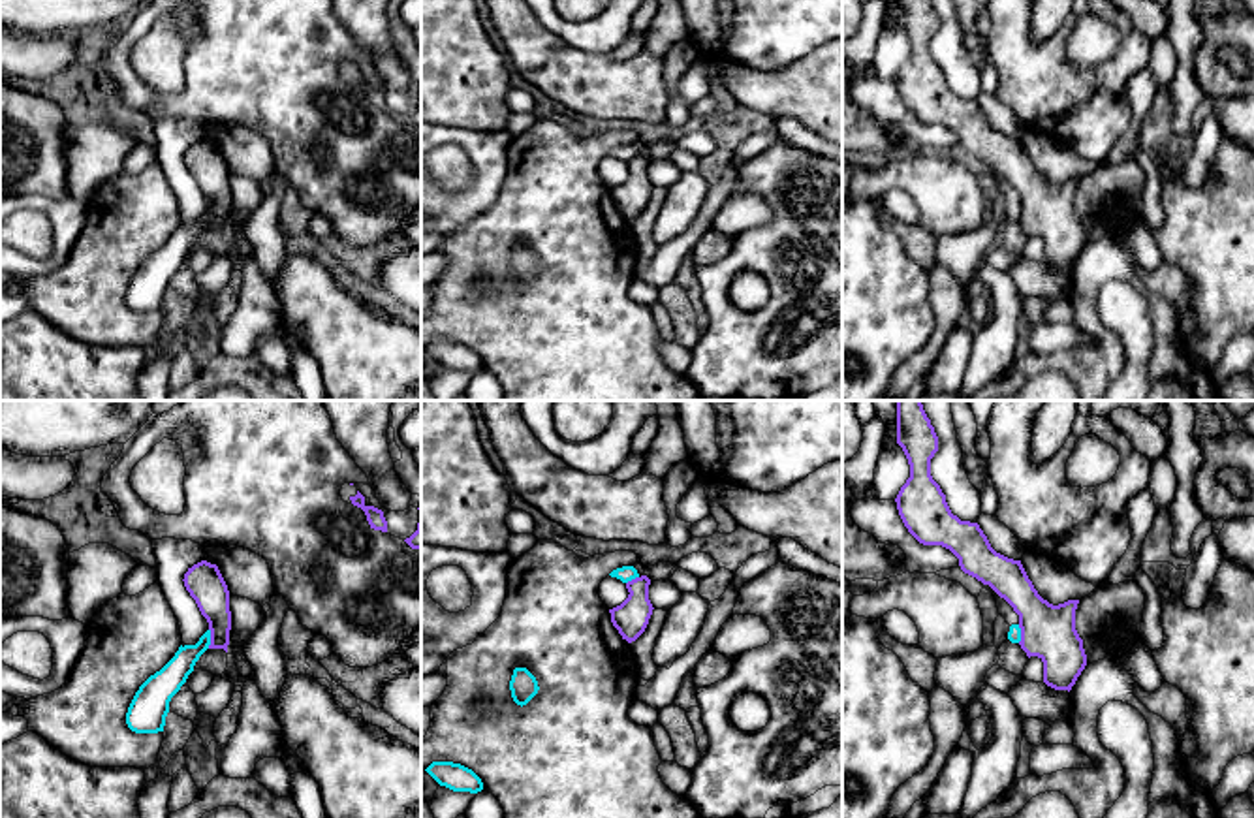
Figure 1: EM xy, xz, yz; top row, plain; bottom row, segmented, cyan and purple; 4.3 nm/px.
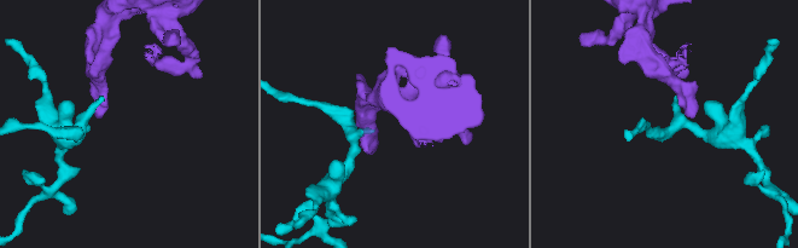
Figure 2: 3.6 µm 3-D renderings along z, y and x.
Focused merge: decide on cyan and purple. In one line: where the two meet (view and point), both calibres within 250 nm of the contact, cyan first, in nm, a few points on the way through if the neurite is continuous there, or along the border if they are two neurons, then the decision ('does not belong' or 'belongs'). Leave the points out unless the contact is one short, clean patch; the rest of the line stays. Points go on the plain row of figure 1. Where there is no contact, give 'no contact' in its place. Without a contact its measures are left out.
meets cyan in xy at (209, 217); 120 nm thick on the cyan side, 160 nm on the other; border along xy (209, 207), (207, 226); does not belong

